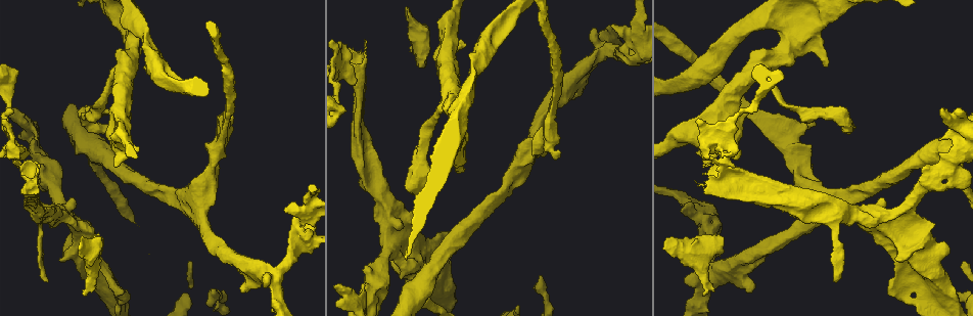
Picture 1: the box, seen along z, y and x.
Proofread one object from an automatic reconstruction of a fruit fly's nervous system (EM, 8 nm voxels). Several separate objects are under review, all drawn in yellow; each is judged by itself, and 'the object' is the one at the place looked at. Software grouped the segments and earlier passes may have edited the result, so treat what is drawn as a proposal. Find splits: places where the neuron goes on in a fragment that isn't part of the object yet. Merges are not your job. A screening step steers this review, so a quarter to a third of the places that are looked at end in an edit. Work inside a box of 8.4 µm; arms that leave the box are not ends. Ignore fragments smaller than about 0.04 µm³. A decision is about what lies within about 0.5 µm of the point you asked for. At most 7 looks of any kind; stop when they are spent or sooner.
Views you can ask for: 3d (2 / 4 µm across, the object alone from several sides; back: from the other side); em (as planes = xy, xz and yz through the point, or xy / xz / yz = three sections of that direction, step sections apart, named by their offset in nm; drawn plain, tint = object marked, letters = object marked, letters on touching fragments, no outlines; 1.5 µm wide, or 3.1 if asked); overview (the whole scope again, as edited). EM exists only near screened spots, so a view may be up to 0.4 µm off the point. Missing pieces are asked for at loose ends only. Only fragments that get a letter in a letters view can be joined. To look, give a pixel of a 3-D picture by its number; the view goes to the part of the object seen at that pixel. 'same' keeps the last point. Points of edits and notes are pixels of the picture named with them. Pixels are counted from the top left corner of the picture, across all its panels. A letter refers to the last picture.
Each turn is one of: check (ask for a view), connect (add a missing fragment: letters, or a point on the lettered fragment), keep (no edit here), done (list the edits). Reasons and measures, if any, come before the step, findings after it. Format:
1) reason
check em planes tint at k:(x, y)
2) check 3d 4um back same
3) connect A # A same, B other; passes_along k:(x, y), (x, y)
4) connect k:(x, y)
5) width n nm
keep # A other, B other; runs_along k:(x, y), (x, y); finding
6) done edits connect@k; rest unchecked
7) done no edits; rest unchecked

free end
check em planes letters at 1:(83, 295)

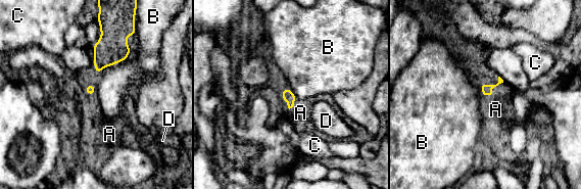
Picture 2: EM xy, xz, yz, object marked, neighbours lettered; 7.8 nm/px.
connect A # A same, B other, C other, D other; passes_along 2:(112, 48), (93, 49), (88, 76); the neuron continues

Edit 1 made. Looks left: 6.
see it whole again
check overview

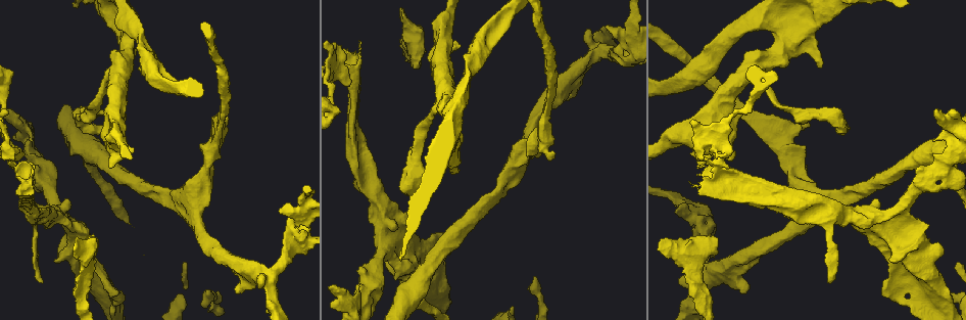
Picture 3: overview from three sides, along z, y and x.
free end
check 3d 4um at 3:(456, 170)

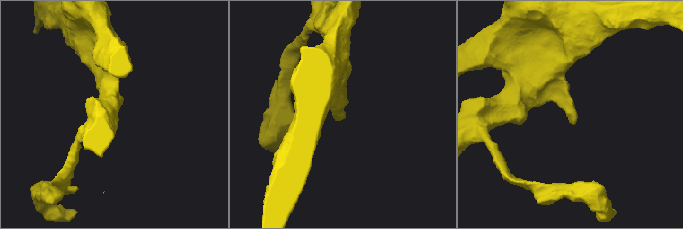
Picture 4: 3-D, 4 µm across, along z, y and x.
check em xy step 8 letters at 4:(572, 122)

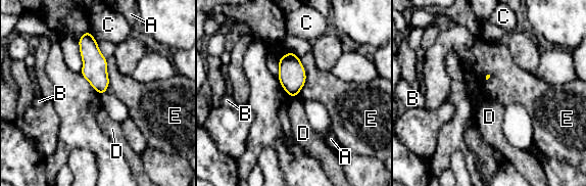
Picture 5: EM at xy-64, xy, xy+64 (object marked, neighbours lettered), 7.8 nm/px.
cut it another way
check em planes letters same

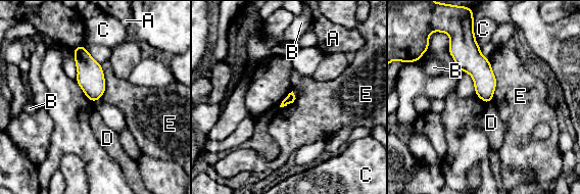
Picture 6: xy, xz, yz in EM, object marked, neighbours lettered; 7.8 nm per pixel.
keep # A other, B other, C other, D other, E other; border 6:(488, 59), (496, 81), (492, 100); none of them fits

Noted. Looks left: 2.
branch stops here
check em yz step 4 tint at 3:(606, 27)

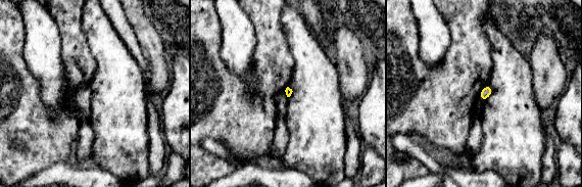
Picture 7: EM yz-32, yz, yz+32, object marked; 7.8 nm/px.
check em planes letters same

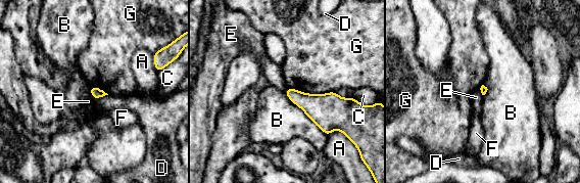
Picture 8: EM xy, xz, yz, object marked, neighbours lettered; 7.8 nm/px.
keep # A other, B other, C other, D other, E other, F other, G other; border 8:(88, 87), (94, 100); no lettered fragment goes on from it

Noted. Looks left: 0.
done edits connect@2; rest unchecked

